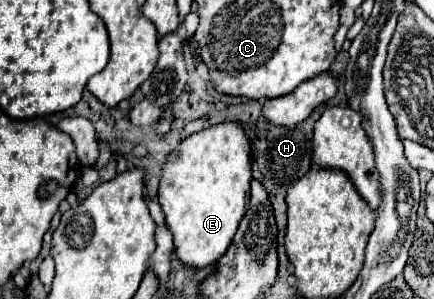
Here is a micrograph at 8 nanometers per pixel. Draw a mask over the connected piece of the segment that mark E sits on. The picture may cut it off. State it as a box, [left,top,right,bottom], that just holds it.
[158,122,250,266]

